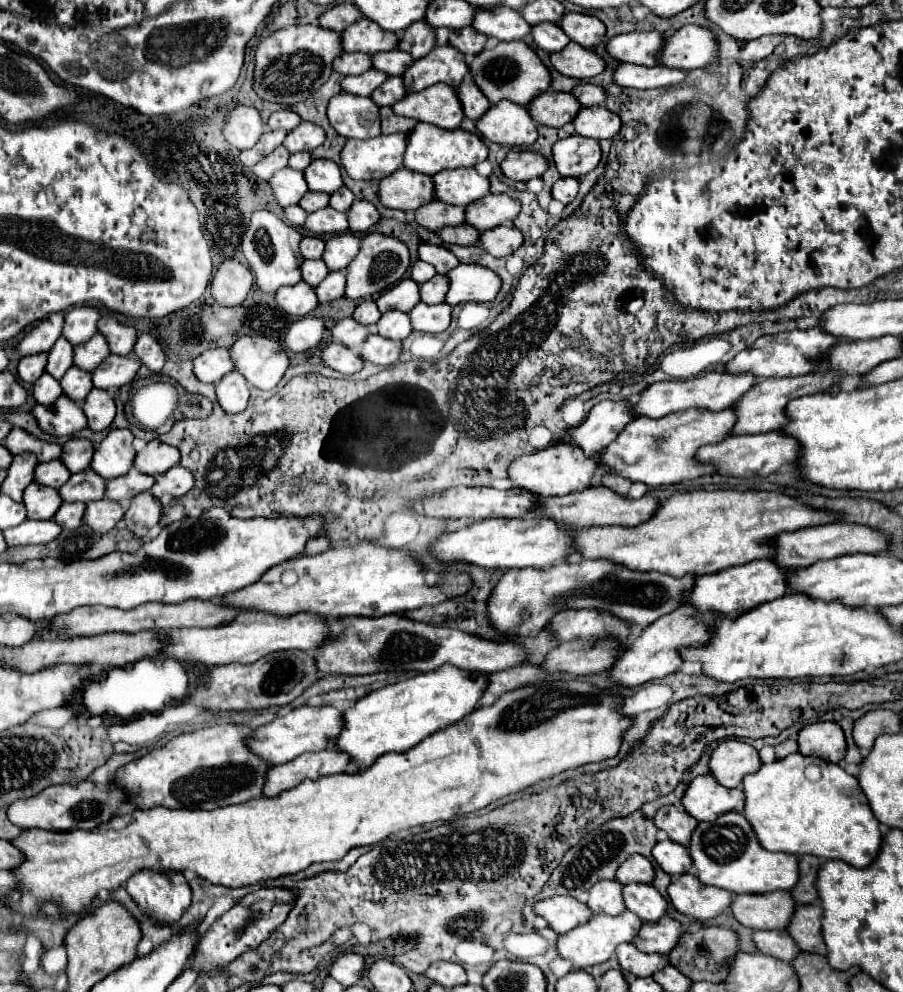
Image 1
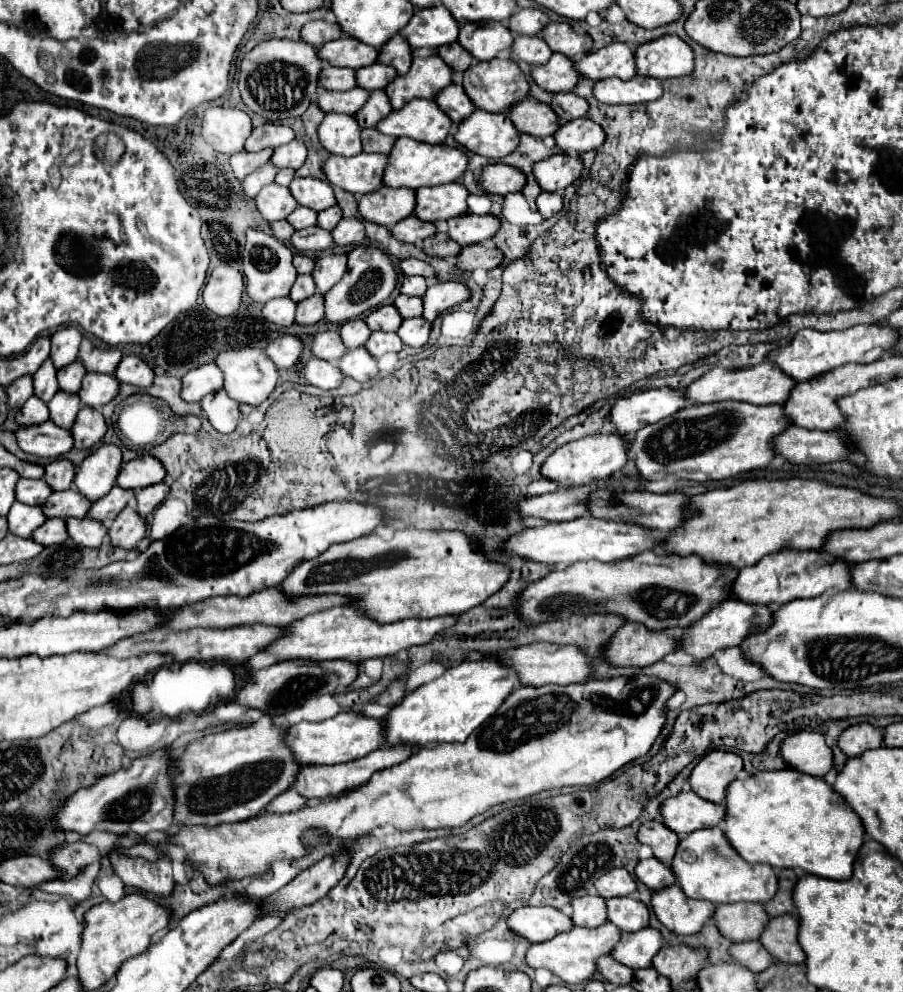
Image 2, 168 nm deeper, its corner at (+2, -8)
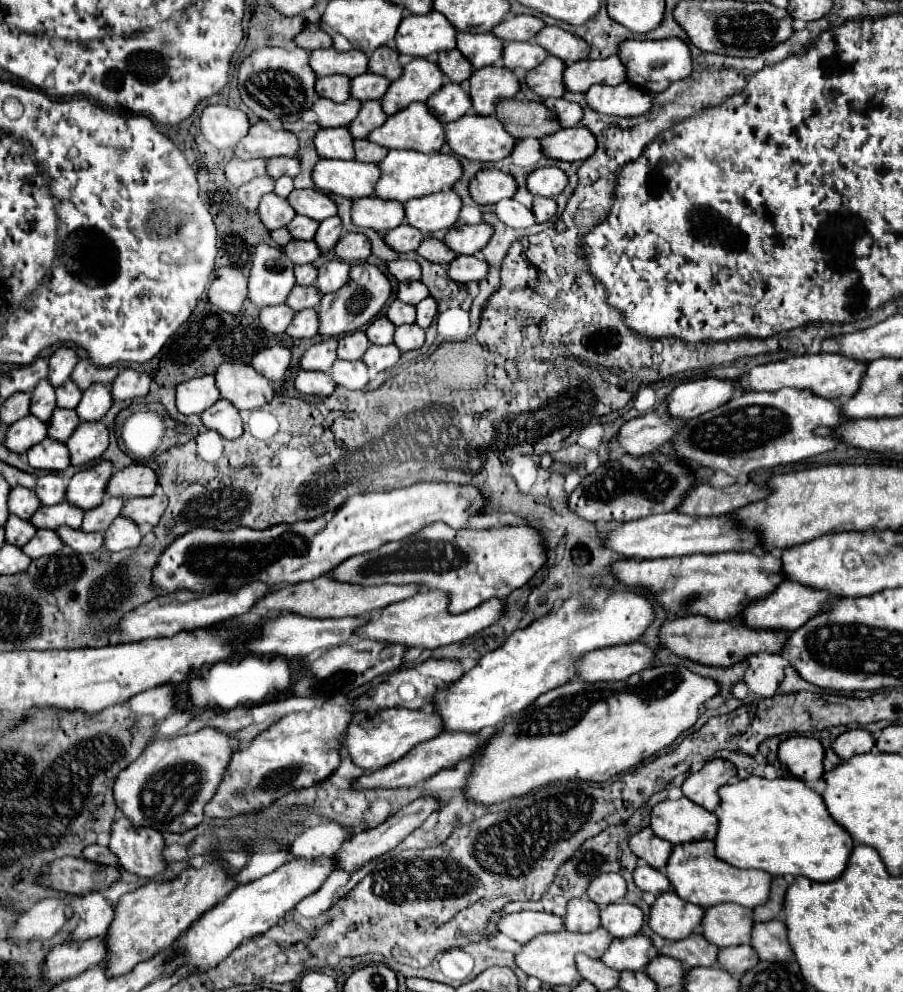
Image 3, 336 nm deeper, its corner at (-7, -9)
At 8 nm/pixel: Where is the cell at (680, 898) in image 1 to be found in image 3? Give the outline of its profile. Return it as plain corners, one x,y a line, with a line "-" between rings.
667,891
659,895
657,901
651,905
649,925
663,939
679,941
691,935
701,925
703,913
703,907
683,901
675,891

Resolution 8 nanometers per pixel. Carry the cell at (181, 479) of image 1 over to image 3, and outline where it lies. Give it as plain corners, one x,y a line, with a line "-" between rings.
163,495
135,497
135,499
127,499
127,507
123,507
123,515
133,519
137,525
141,523
157,525
165,509
167,509
167,497

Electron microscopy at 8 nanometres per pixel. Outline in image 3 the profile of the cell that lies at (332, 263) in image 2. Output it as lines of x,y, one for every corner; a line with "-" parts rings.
345,261
323,263
319,267
319,277
317,277
319,291
325,295
325,293
333,293
333,291
341,289
349,281
349,267
351,265

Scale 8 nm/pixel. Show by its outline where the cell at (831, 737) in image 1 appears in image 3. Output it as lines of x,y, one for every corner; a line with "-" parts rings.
789,737
779,745
781,765
801,781
817,781
823,777
825,747
813,737

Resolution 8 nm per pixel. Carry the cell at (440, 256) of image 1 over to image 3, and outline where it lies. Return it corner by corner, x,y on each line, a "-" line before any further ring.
391,261
387,263
389,273
395,275
399,281
419,281
421,279
421,267
417,261

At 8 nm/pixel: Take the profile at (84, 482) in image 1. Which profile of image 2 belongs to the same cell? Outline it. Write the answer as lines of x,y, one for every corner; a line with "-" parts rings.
70,488
64,492
52,492
42,504
42,512
46,518
84,518
90,510
90,504
90,500

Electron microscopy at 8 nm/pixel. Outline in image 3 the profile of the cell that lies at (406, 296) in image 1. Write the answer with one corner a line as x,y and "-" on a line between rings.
377,317
367,329
365,329
367,337
371,343
377,345
387,345
393,343
393,335
395,335
395,325
387,319
387,317

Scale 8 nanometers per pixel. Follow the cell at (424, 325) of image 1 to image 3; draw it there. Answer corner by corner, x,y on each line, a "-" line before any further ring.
417,323
401,325
401,327
397,327
393,341
401,351
419,349
425,343
425,329
421,329

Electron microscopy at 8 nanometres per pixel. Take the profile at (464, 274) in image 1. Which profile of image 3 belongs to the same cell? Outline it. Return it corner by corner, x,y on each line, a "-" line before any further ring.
427,297
417,305
417,325
419,327
427,329
433,323
435,315
437,315
437,301
433,297

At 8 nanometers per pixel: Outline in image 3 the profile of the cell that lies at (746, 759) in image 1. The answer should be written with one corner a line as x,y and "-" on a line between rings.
711,759
699,769
691,773
683,783
683,793
691,801
699,803
707,811
717,811
719,807
719,787
727,785
729,779
737,775
737,767
727,759

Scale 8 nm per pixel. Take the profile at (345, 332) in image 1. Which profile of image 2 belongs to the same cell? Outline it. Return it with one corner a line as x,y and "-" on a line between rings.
334,330
318,332
312,340
312,356
326,360
326,362
336,362
342,354
346,352
346,346
340,340
340,334

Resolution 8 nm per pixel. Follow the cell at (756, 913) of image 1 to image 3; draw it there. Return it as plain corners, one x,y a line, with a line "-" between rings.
723,903
705,909
703,917
703,935
709,943
717,947
745,945
751,943
753,933
753,915
749,907
741,907
735,903

